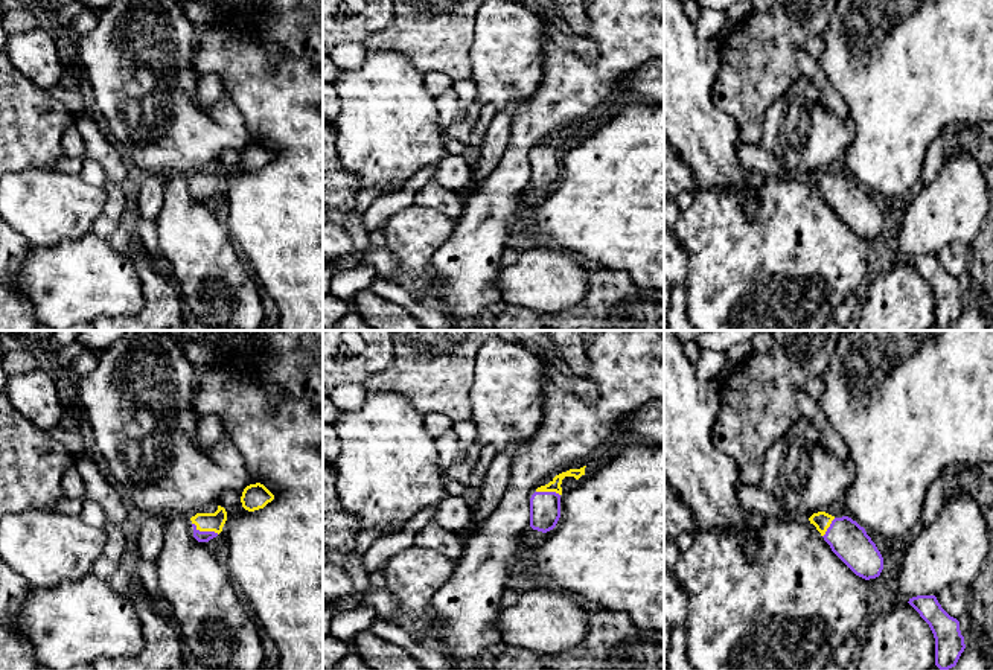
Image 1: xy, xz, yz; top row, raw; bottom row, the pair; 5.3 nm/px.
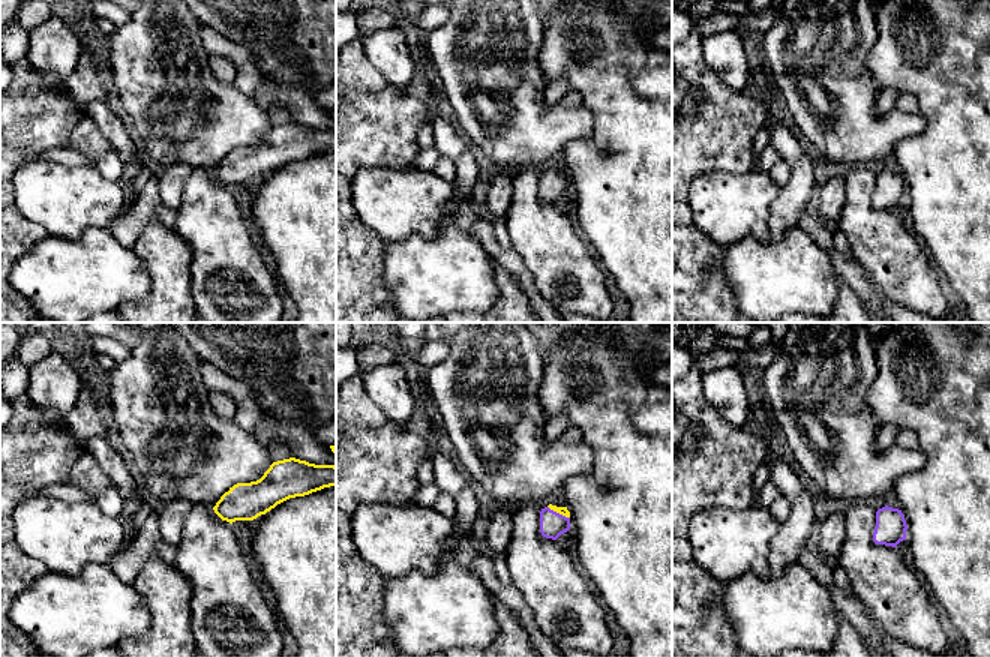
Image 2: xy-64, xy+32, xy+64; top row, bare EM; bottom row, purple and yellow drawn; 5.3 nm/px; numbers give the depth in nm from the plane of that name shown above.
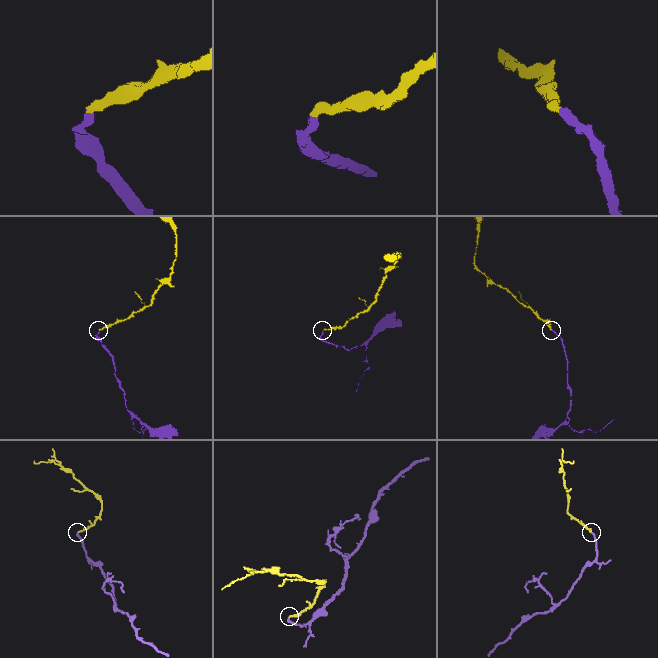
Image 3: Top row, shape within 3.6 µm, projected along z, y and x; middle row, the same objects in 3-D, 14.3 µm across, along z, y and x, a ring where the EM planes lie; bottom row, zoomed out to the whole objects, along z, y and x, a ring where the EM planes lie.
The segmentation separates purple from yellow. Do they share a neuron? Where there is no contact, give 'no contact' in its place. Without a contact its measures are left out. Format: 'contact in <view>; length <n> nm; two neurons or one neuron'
contact in xy; length 160 nm; one neuron

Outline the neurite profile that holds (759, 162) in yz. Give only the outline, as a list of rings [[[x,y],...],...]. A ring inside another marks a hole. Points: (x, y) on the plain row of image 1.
[[[740,143],[737,155],[743,168],[755,178],[787,178],[784,166],[760,145]]]

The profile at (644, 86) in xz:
[[[650,59],[623,78],[615,88],[612,105],[664,105],[664,59]]]

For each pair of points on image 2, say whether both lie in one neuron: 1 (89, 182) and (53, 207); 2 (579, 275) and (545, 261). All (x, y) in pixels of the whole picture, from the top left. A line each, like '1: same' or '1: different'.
1: same
2: same

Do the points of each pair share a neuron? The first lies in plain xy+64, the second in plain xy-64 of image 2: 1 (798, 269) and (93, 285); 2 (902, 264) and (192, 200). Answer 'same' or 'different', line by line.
1: same
2: same

